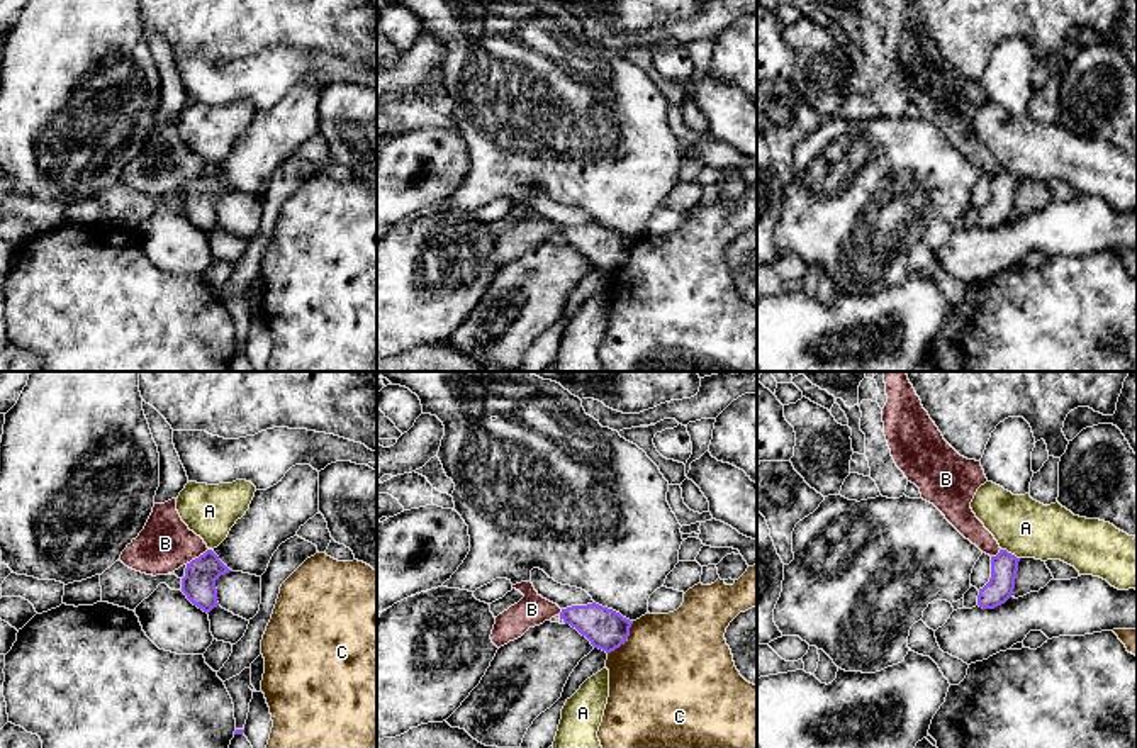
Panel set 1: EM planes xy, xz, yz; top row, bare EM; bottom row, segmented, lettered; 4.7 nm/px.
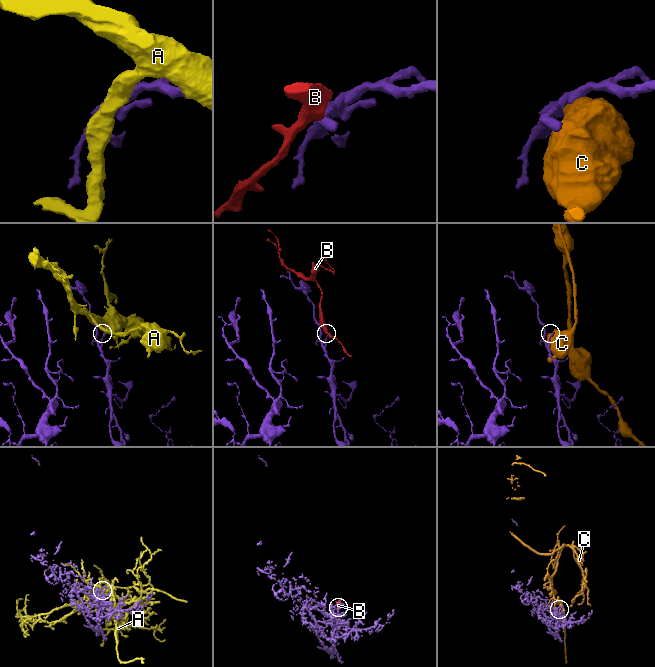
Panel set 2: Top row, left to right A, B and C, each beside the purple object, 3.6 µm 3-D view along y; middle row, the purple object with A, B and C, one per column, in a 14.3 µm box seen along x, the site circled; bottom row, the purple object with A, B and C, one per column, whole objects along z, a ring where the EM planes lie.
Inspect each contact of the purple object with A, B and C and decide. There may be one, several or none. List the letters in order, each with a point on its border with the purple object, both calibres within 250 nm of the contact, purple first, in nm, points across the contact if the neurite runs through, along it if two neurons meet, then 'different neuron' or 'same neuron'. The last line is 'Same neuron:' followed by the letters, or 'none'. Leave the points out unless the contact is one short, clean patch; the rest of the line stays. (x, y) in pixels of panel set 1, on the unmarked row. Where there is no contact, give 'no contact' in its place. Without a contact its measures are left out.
A: meets purple in yz at (1010, 173); 130 nm thick on the purple side, 280 nm on the other; different neuron
B: meets purple in xy at (196, 178); 160 nm thick on the purple side, 260 nm on the other; border along xy (207, 168), (185, 184); different neuron
C: meets purple in xz at (625, 260); 190 nm thick on the purple side, 500 nm on the other; different neuron
Same neuron: none

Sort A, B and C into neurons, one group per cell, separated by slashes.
A / B / C

